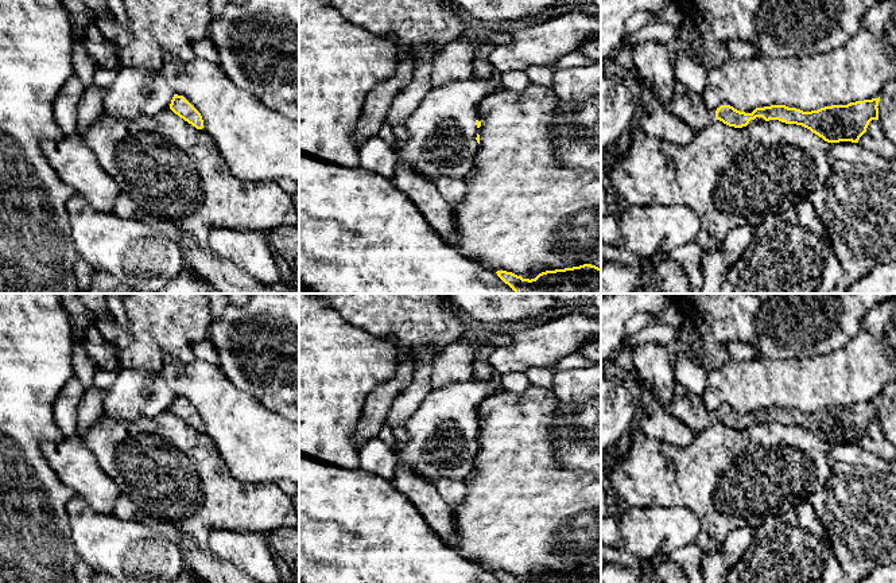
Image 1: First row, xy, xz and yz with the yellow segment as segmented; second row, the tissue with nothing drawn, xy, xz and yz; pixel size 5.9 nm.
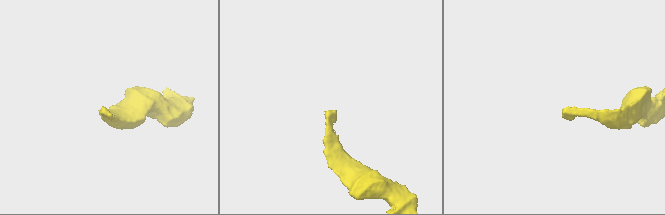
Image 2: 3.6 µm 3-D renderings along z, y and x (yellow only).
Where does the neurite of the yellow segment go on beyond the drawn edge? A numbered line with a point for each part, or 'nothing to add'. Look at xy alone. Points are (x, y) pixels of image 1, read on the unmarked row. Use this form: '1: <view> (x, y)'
nothing to add

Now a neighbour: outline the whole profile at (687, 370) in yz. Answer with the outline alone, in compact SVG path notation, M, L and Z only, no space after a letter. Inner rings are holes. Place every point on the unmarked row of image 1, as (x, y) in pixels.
M684 347L674 349L675 380L683 385L690 395L701 397L706 386L706 373L701 364L686 351Z

